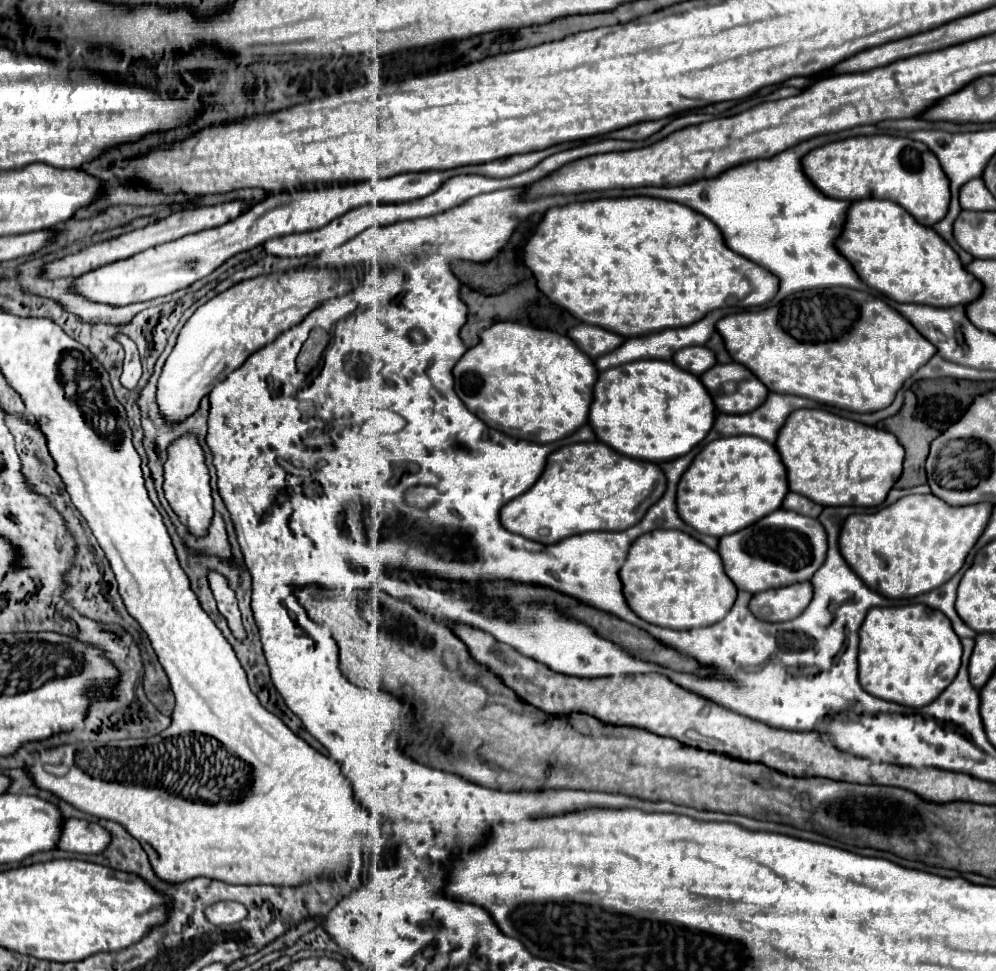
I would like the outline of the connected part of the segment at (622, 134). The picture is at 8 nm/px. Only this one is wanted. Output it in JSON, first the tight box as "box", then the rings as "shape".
{"box":[612,120,668,140],"shape":[[[654,120],[654,122],[632,124],[628,128],[612,132],[612,138],[618,138],[618,140],[646,140],[648,136],[652,136],[654,132],[658,132],[664,124],[668,124],[668,120],[658,120],[658,122]]]}

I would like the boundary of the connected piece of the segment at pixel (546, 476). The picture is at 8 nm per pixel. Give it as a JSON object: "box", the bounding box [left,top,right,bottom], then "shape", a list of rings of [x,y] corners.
{"box":[500,442,666,544],"shape":[[[578,442],[568,444],[548,456],[546,468],[538,482],[520,498],[514,498],[502,506],[500,522],[506,530],[542,544],[554,544],[568,536],[592,530],[628,530],[644,518],[646,510],[664,494],[664,490],[666,476],[656,464],[620,456],[602,442]]]}

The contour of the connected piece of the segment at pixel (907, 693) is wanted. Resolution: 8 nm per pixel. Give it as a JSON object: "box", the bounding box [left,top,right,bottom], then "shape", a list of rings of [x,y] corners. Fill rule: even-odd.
{"box":[858,604,962,706],"shape":[[[924,604],[868,610],[860,630],[858,672],[862,688],[882,700],[902,706],[926,706],[954,680],[960,668],[962,644],[950,620]],[[944,666],[942,672],[938,668]]]}

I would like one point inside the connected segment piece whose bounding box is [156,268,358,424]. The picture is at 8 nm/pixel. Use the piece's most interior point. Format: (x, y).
(220, 335)

